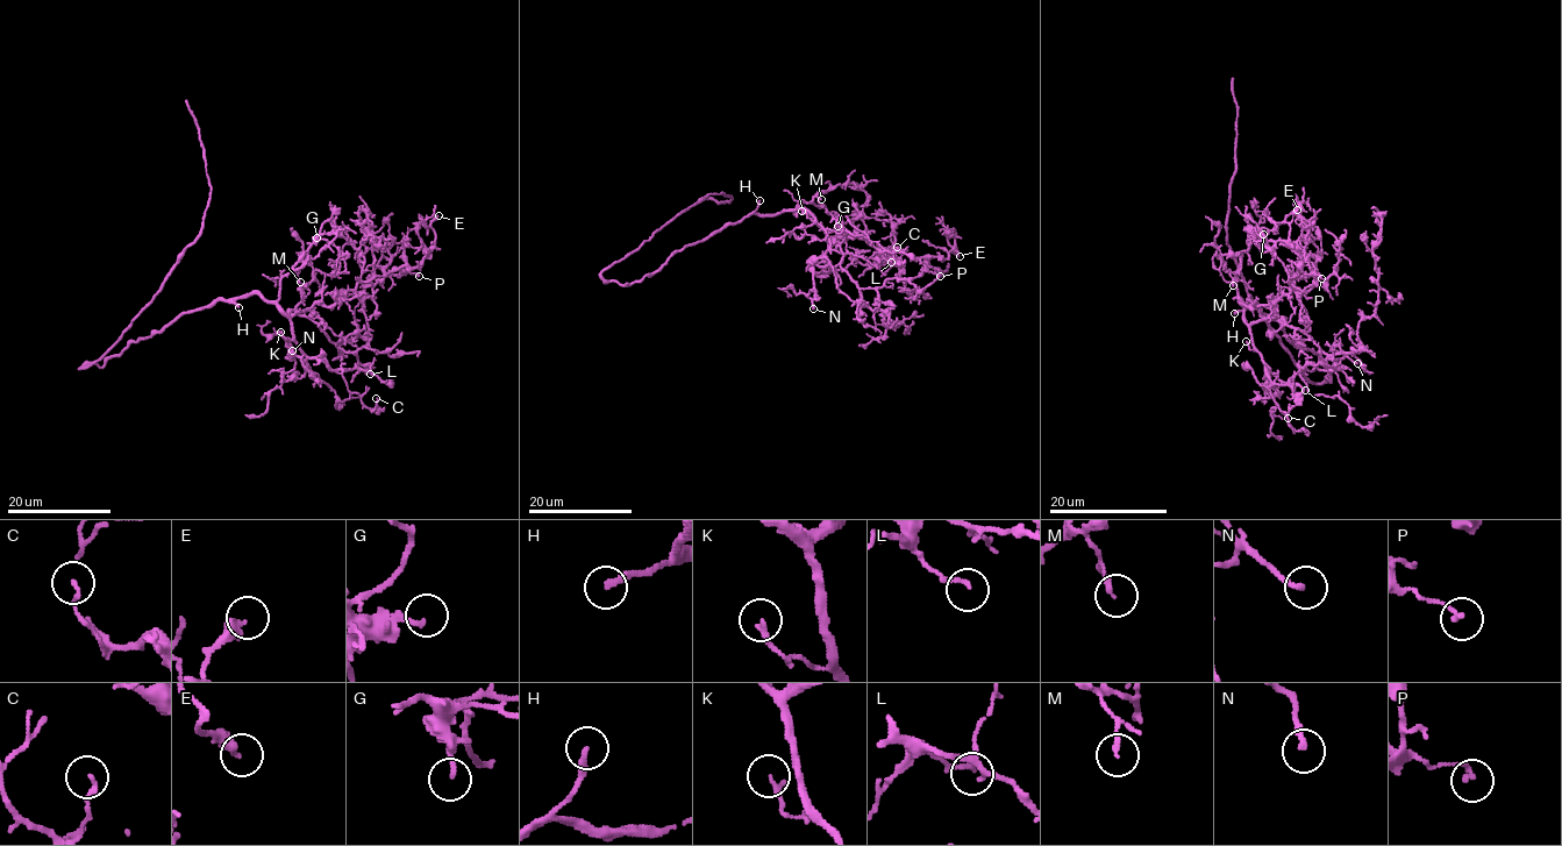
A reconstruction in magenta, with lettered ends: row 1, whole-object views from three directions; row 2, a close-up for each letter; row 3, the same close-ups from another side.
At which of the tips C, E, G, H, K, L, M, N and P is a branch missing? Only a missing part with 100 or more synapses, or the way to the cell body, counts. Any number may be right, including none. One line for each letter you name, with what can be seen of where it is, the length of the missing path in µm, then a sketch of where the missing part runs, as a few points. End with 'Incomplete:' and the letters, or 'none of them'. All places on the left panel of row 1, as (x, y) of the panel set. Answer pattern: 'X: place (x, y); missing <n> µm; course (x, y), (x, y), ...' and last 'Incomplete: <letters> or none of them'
H: place (239, 307); missing 45 µm; course (239, 307), (261, 353), (297, 349), (315, 377), (339, 379), (362, 410)
Incomplete: H

